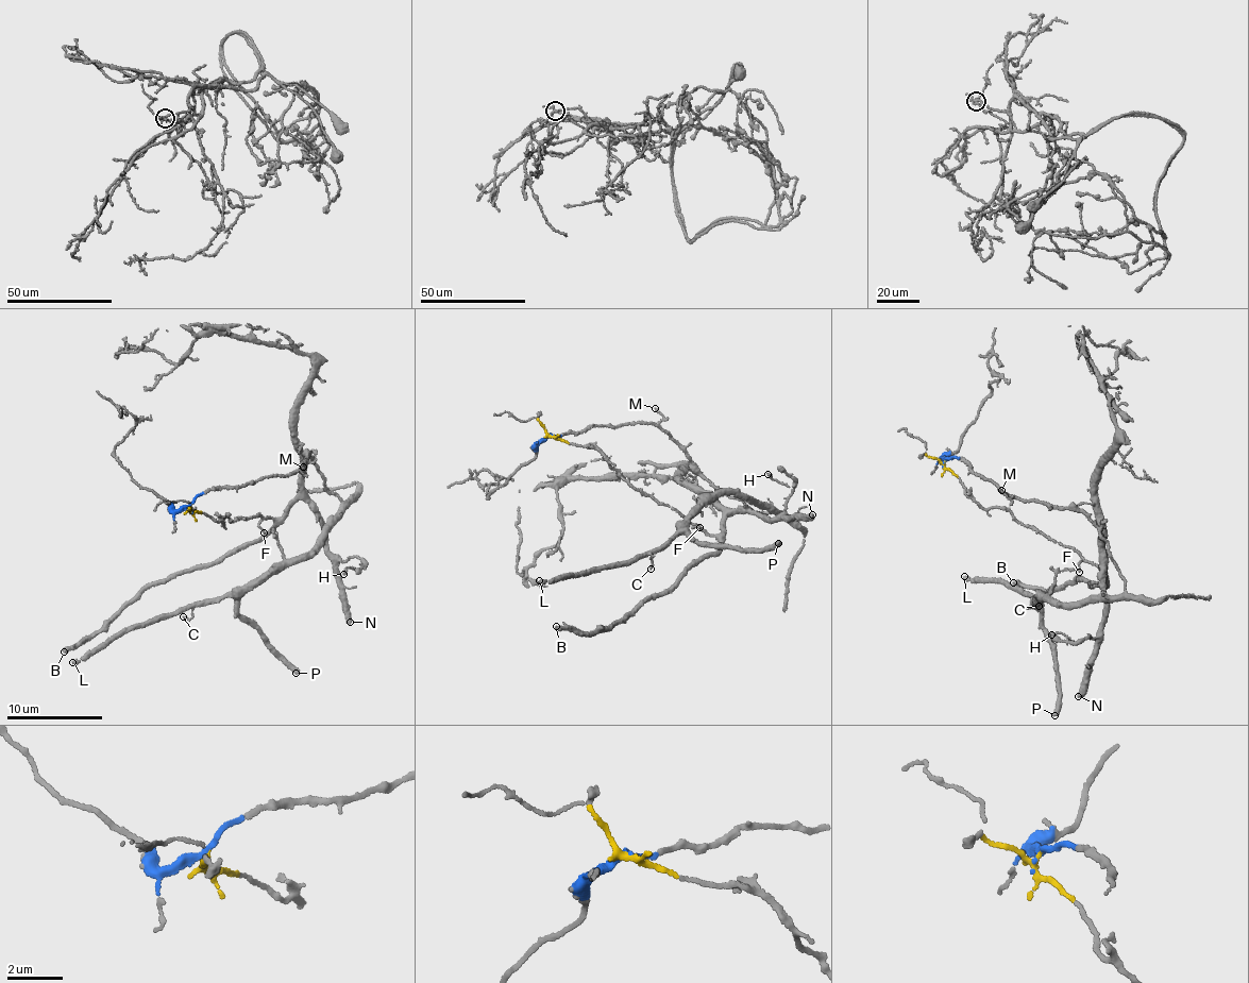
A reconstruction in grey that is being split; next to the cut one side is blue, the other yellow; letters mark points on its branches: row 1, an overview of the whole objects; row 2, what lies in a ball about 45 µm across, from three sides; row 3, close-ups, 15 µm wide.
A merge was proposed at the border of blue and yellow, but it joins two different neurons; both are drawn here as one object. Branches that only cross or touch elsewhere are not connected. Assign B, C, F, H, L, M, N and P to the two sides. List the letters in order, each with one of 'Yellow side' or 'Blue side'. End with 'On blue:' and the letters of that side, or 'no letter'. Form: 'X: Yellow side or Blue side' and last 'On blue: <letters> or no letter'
B: Yellow side
C: Blue side
F: Yellow side
H: Yellow side
L: Blue side
M: Blue side
N: Yellow side
P: Blue side
On blue: C, L, M, P

